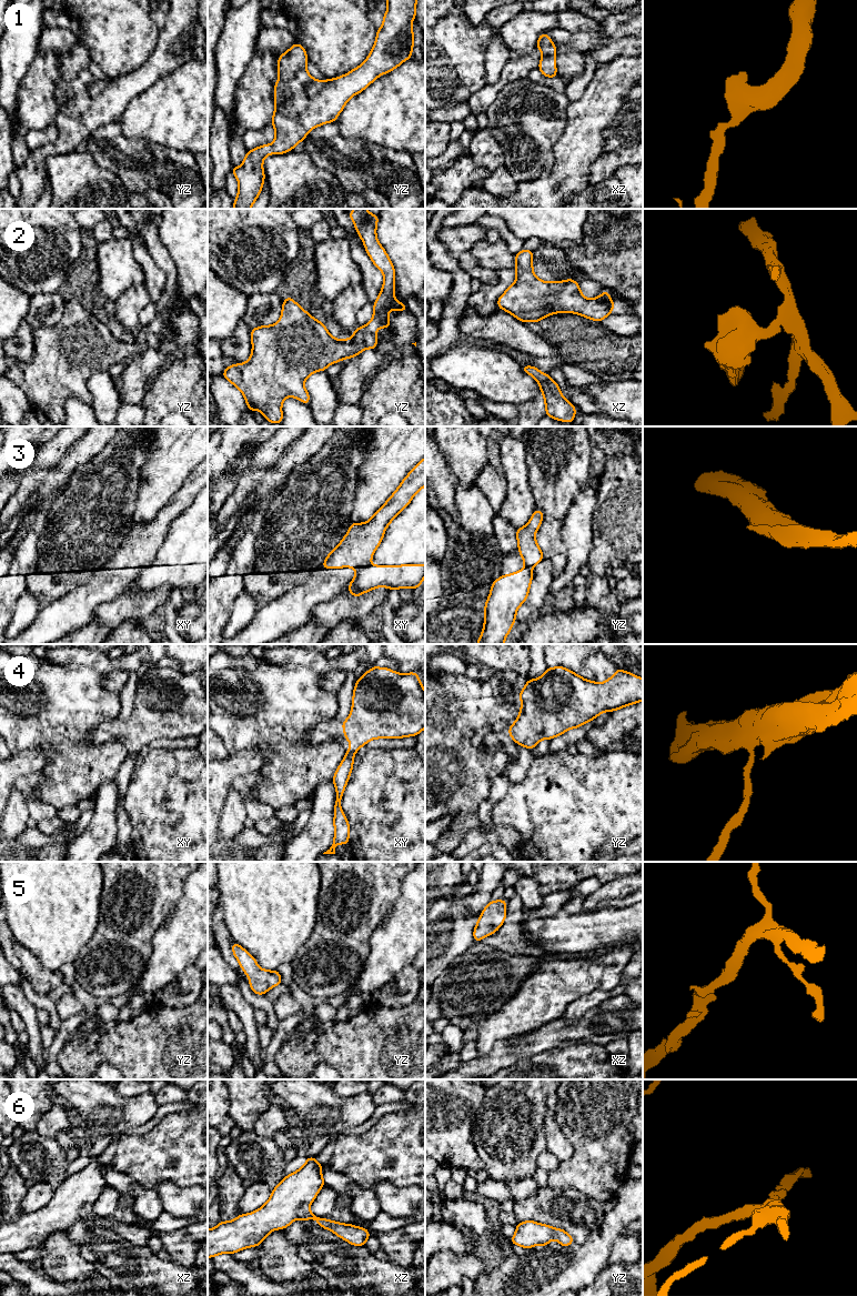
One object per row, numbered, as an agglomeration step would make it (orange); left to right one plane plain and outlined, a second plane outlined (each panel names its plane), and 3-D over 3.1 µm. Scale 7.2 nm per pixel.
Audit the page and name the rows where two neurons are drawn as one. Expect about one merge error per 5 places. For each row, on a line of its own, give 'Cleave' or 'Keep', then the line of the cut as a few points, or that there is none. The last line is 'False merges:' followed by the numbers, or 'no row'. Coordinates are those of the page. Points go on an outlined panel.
1: Keep. No split
2: Keep. No split
3: Cleave. Split along xy (367, 564), (356, 569)
4: Keep. No split
5: Keep. No split
6: Keep. No split
False merges: 3

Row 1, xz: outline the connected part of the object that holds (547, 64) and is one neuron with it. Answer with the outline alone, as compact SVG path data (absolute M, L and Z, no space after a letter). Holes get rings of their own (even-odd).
M545 32L540 34L536 48L542 51L542 59L538 64L538 69L542 74L547 78L554 78L558 76L556 71L557 49L552 39Z

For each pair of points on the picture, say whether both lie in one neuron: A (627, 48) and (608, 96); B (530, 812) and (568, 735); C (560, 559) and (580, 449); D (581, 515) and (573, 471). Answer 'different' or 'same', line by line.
A: different
B: different
C: same
D: different

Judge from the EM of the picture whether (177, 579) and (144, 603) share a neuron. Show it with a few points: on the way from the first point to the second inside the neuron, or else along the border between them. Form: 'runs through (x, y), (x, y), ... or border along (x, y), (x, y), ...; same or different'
border along (170, 589), (159, 586), (142, 595); different

